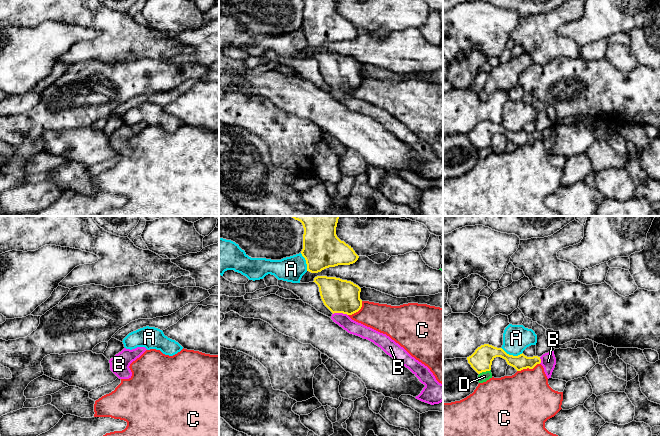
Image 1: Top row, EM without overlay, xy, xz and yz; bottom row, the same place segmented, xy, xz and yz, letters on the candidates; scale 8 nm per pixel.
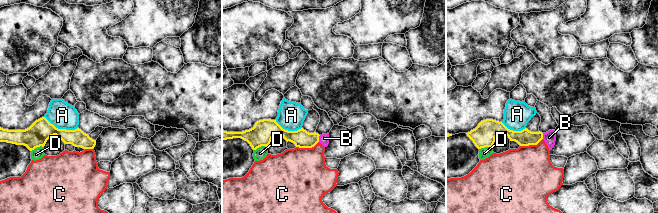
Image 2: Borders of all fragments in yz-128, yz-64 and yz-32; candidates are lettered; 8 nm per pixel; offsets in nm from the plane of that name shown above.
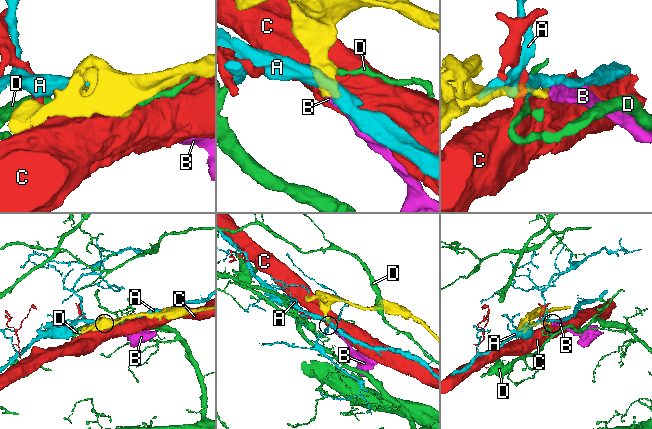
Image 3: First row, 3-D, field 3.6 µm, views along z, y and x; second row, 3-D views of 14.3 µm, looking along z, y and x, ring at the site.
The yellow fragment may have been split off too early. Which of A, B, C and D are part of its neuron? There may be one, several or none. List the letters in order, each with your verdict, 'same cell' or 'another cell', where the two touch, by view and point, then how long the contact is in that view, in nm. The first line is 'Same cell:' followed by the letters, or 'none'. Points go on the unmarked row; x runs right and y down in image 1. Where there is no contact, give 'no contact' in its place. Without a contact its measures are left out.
Same cell: B
A: another cell | yz (512, 131) | 180 nm
B: same cell | xz (340, 88) | 120 nm
C: another cell | yz (528, 143) | 200 nm
D: another cell | yz (484, 147) | 100 nm

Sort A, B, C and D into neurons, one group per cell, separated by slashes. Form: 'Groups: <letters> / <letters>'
Groups: A / B / C / D

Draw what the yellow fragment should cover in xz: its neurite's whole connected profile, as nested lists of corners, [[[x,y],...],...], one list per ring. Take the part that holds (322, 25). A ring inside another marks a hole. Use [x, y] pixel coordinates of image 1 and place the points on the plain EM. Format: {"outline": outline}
{"outline": [[[302,0],[304,4],[302,32],[306,36],[307,47],[318,49],[322,46],[338,41],[355,39],[359,32],[353,24],[341,17],[336,11],[337,0]]]}

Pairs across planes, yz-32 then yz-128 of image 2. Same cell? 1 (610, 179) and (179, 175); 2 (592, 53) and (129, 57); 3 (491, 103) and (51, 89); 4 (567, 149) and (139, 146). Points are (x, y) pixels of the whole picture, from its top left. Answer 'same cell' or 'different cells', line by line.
1: different cells
2: same cell
3: different cells
4: different cells

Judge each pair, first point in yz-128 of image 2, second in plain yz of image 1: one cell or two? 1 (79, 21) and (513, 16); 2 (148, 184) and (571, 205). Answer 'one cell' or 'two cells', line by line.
1: two cells
2: two cells

